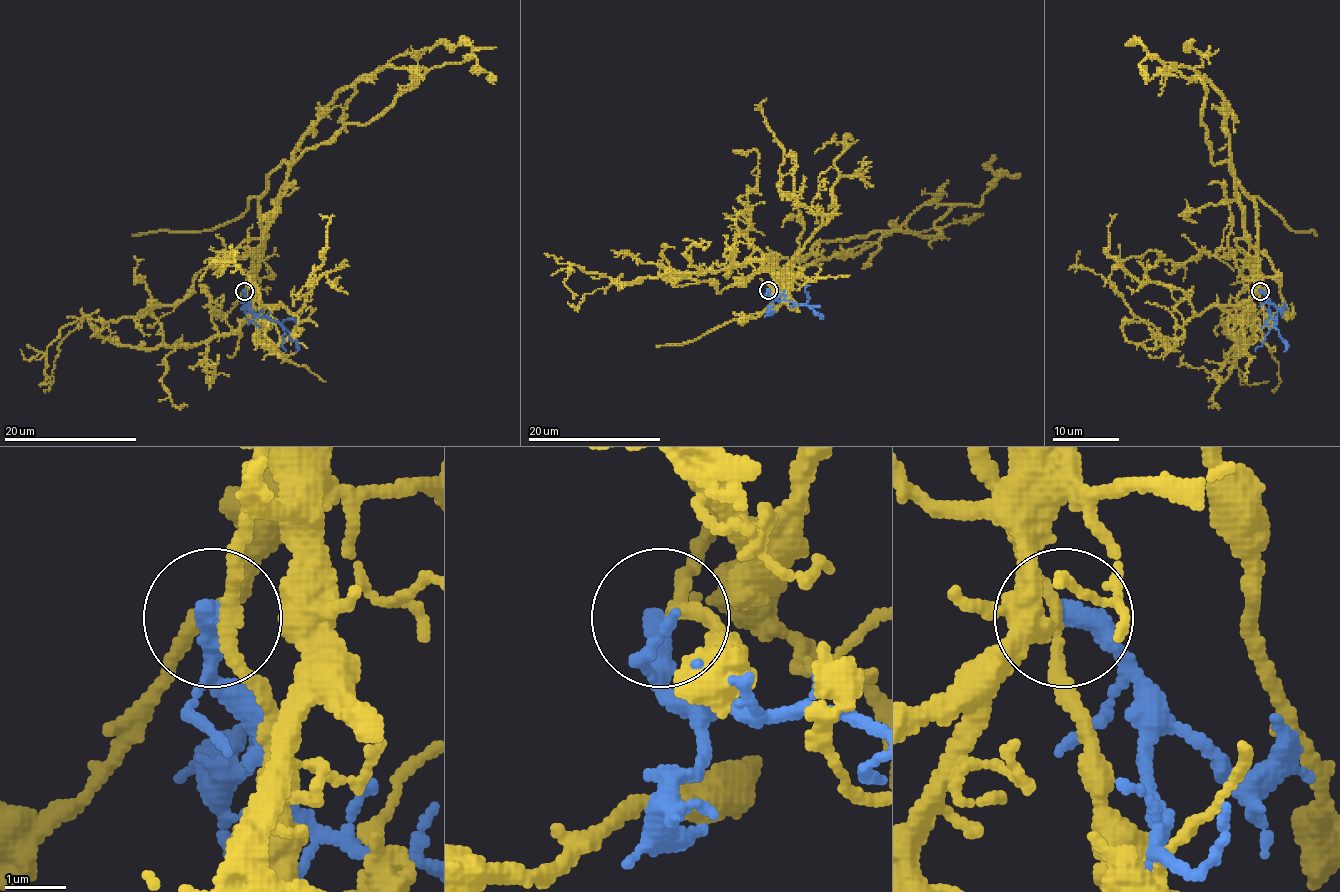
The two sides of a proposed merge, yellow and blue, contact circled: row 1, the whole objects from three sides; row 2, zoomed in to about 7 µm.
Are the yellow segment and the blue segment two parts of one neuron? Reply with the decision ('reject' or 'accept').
reject

